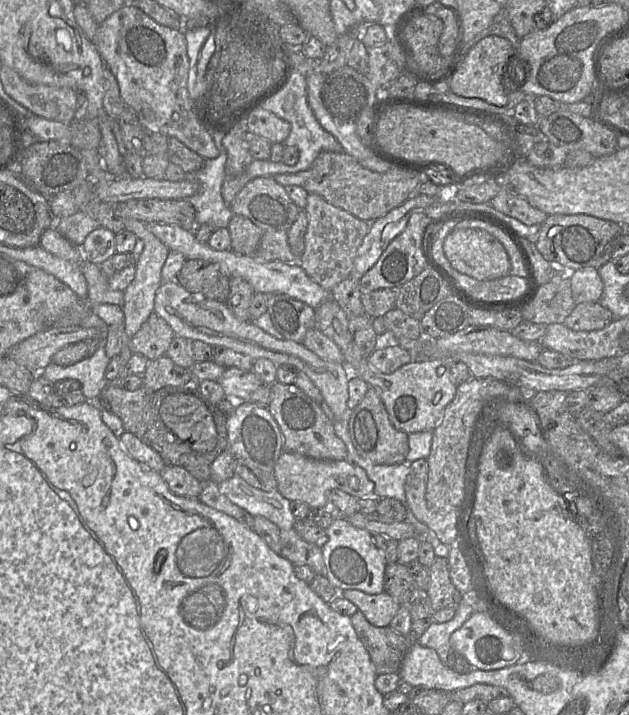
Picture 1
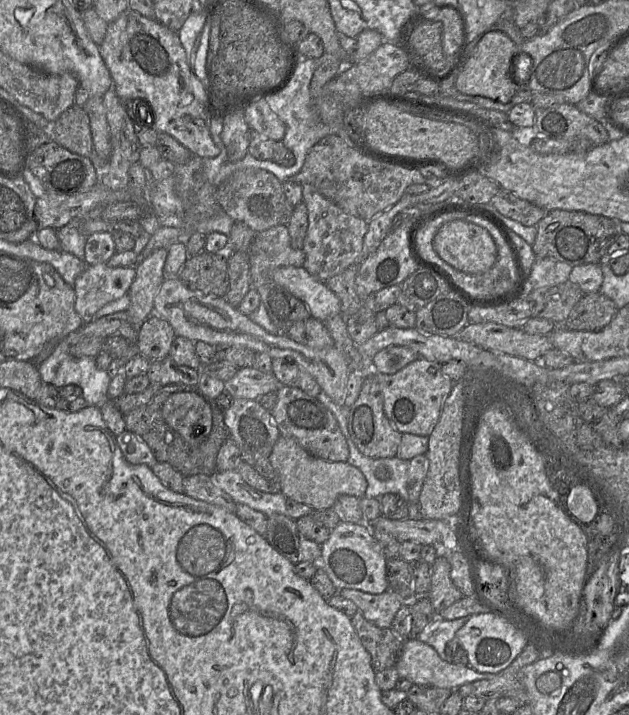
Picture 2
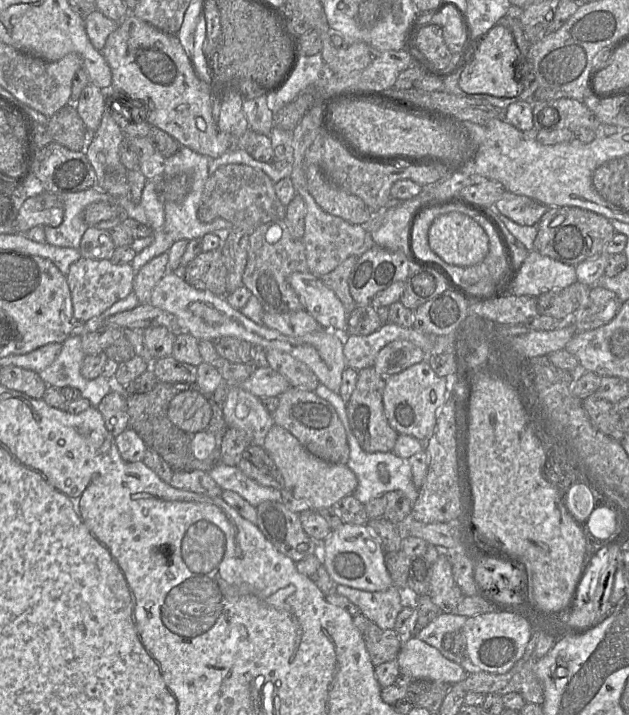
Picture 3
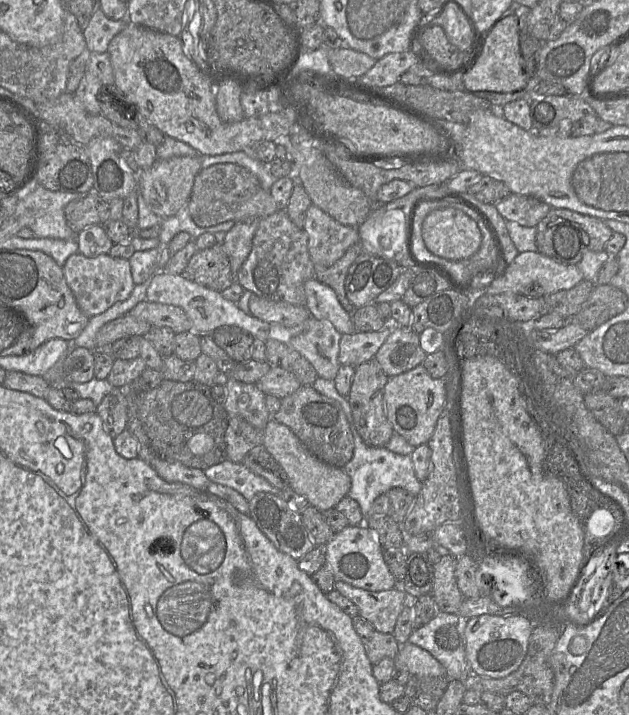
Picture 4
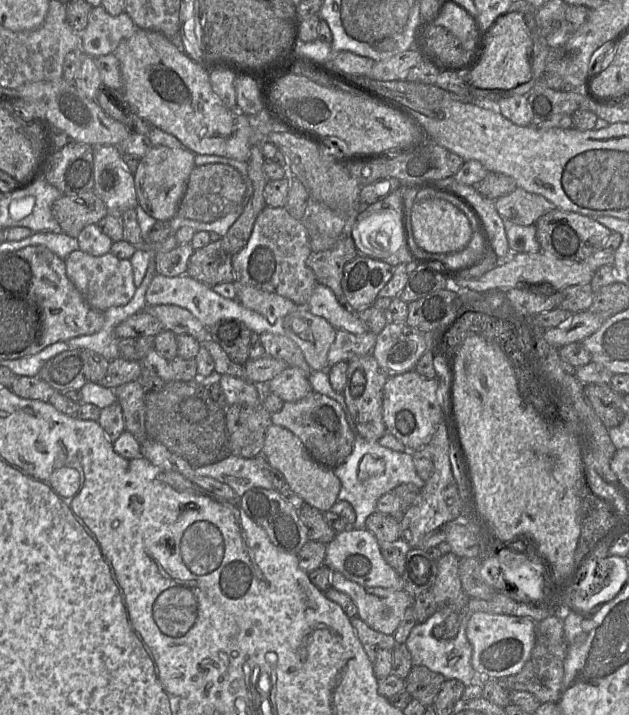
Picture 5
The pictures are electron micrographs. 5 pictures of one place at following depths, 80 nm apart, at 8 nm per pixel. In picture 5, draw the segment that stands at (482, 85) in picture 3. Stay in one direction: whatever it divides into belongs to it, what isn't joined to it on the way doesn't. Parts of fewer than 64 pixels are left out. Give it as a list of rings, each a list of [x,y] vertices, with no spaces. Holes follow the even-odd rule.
[[[520,12],[502,14],[486,38],[481,61],[469,72],[469,86],[478,89],[515,88],[531,79],[532,39]]]

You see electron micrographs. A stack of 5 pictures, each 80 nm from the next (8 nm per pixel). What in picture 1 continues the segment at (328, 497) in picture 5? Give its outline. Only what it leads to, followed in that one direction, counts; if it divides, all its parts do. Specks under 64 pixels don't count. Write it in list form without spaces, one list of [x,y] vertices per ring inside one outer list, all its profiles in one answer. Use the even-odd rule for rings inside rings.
[[[283,451],[274,466],[277,490],[289,501],[303,502],[310,508],[330,507],[328,493],[333,489],[357,498],[373,496],[374,483],[366,472],[347,460],[317,460],[299,454]]]

